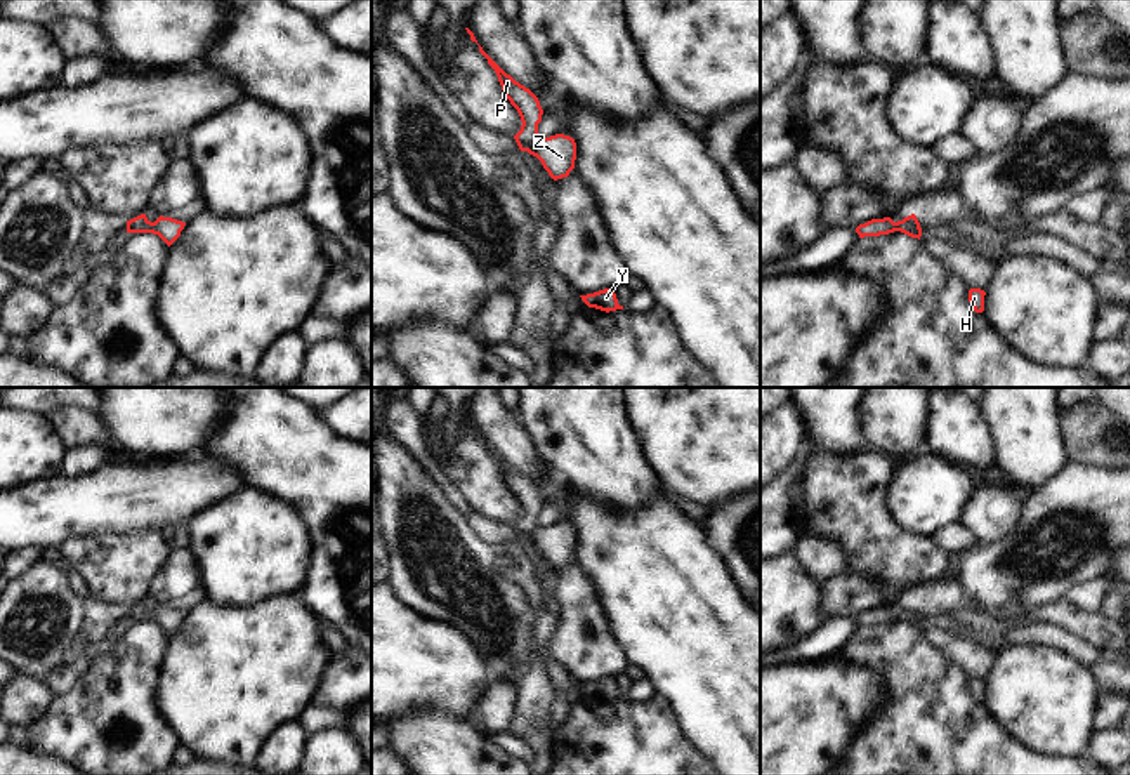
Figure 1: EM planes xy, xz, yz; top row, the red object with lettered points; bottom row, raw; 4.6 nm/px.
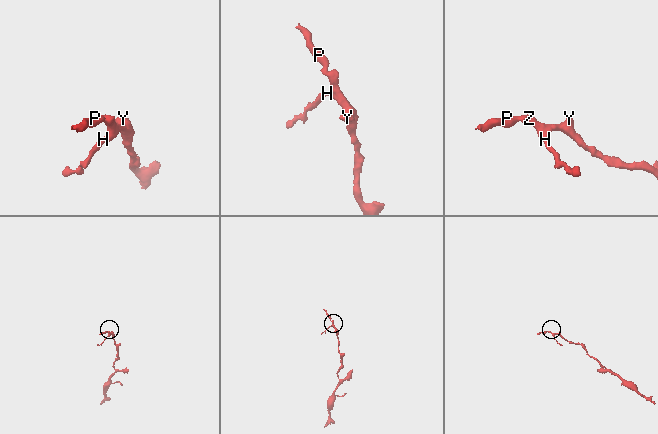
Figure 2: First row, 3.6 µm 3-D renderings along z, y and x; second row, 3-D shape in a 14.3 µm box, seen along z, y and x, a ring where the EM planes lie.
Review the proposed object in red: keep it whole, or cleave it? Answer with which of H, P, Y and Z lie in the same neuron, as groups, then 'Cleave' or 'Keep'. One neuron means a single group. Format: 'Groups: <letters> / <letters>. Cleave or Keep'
Groups: H P Y Z. Keep.

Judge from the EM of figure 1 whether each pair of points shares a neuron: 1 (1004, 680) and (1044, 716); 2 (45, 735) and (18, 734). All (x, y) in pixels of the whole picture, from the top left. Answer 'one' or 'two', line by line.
1: one
2: two

